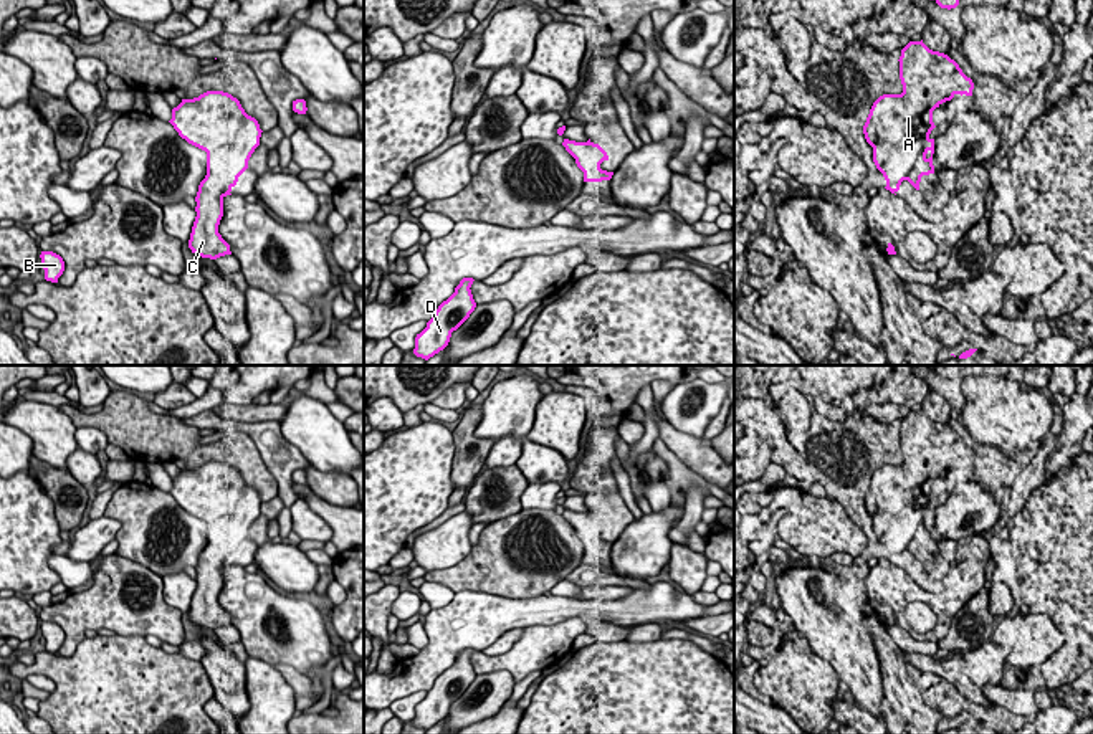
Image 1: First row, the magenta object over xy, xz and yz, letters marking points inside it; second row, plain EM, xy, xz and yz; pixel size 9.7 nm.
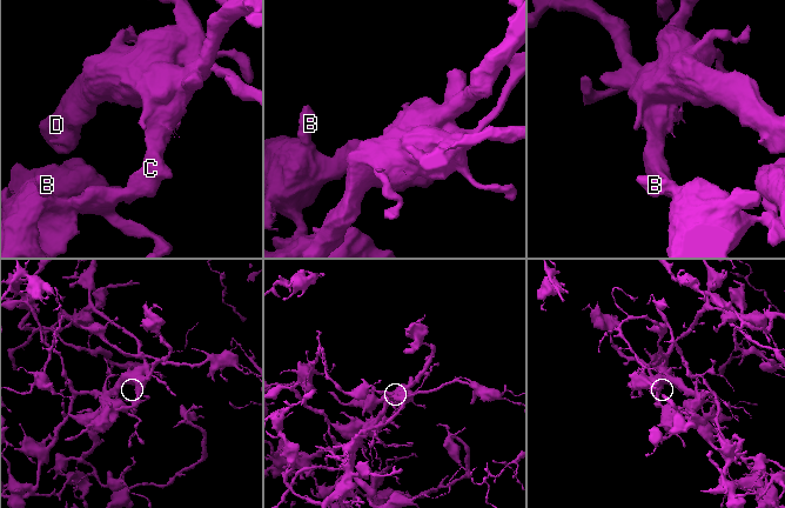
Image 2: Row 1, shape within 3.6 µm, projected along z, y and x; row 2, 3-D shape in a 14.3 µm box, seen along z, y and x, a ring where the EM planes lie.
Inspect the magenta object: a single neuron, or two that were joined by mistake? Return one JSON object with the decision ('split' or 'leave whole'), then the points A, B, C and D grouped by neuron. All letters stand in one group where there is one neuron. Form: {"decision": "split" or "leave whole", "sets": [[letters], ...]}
{"decision": "split", "sets": [["A", "D"], ["B", "C"]]}

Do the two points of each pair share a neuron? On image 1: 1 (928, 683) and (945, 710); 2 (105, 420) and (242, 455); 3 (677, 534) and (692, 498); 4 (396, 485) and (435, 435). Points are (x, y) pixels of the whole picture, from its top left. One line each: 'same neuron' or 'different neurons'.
1: same neuron
2: same neuron
3: same neuron
4: same neuron

